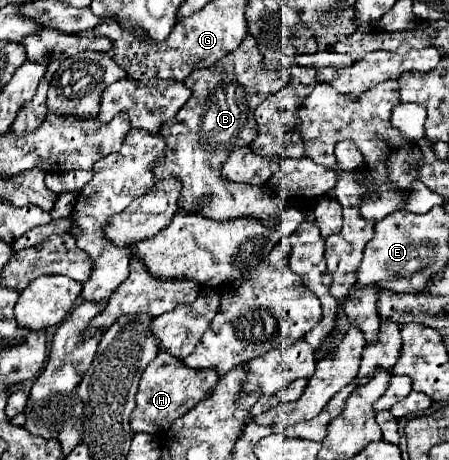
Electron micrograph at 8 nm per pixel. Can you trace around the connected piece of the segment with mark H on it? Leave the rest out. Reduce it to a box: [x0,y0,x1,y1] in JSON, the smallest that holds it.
[131,351,219,435]

